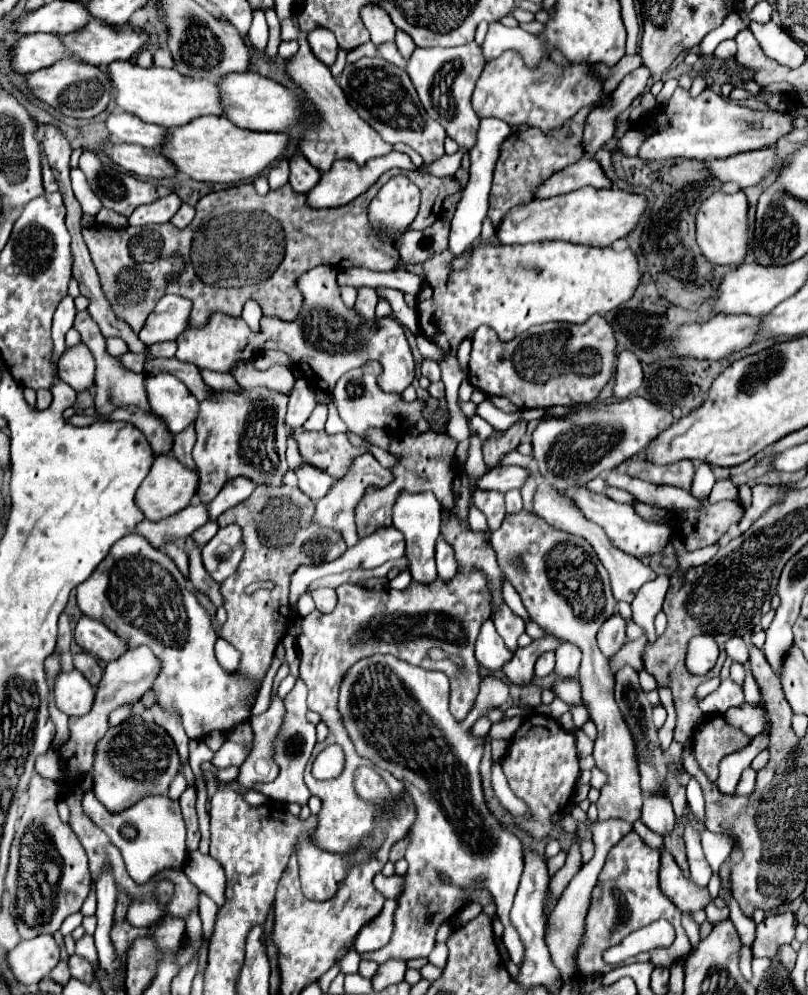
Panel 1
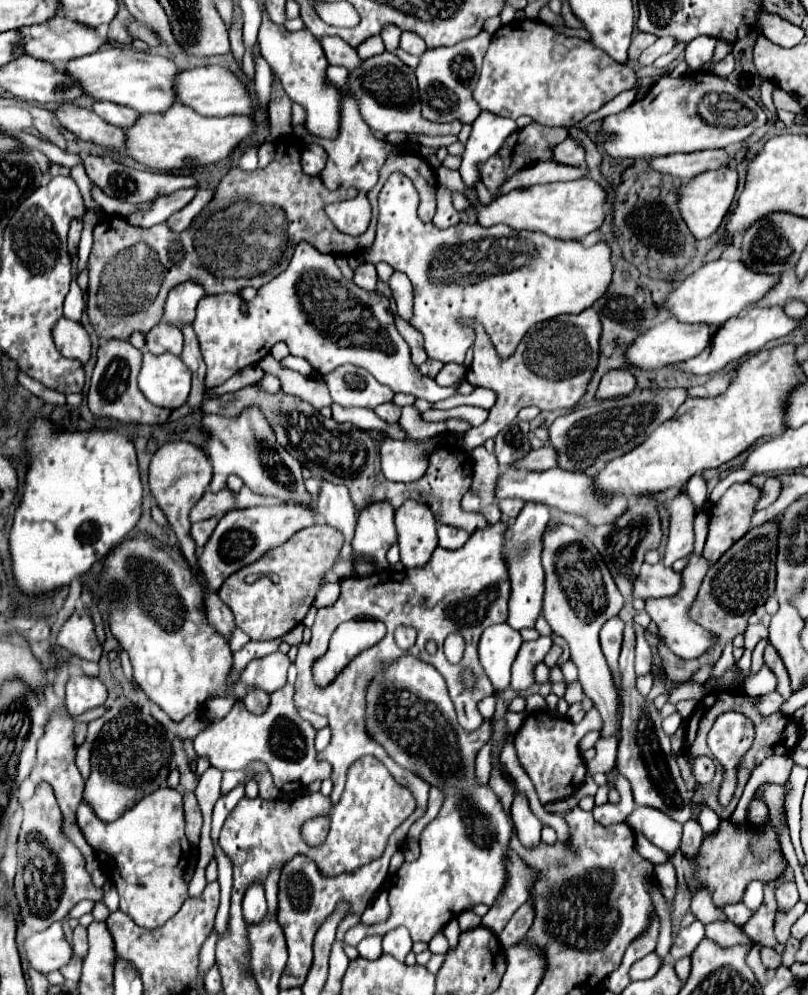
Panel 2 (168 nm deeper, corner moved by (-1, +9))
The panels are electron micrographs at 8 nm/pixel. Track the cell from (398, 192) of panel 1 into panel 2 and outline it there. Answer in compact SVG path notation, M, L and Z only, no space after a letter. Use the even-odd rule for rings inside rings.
M395 172L389 176L379 194L377 238L371 250L365 252L365 260L371 264L383 260L393 266L393 270L409 276L413 284L411 326L423 334L423 346L429 352L429 358L441 360L445 364L463 364L467 350L473 346L475 332L469 326L463 326L461 318L473 318L475 322L483 324L499 358L509 358L531 326L561 314L579 314L597 302L611 282L613 260L605 242L585 248L575 240L557 240L543 232L517 232L503 224L483 228L477 224L459 222L441 230L435 224L425 224L417 218L417 200L413 198L413 190L415 188L405 174Z

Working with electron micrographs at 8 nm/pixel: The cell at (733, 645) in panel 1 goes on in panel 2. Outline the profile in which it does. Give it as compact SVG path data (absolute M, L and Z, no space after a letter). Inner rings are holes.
M761 622L759 624L753 624L753 626L747 626L745 630L745 648L753 650L757 646L759 640L767 638L767 626L763 626Z

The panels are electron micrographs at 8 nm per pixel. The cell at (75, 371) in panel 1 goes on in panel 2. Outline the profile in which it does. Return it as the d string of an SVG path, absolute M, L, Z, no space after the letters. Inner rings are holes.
M61 318L53 326L53 340L55 340L57 350L67 358L75 358L85 364L91 356L89 334L79 322L73 322L69 318Z

